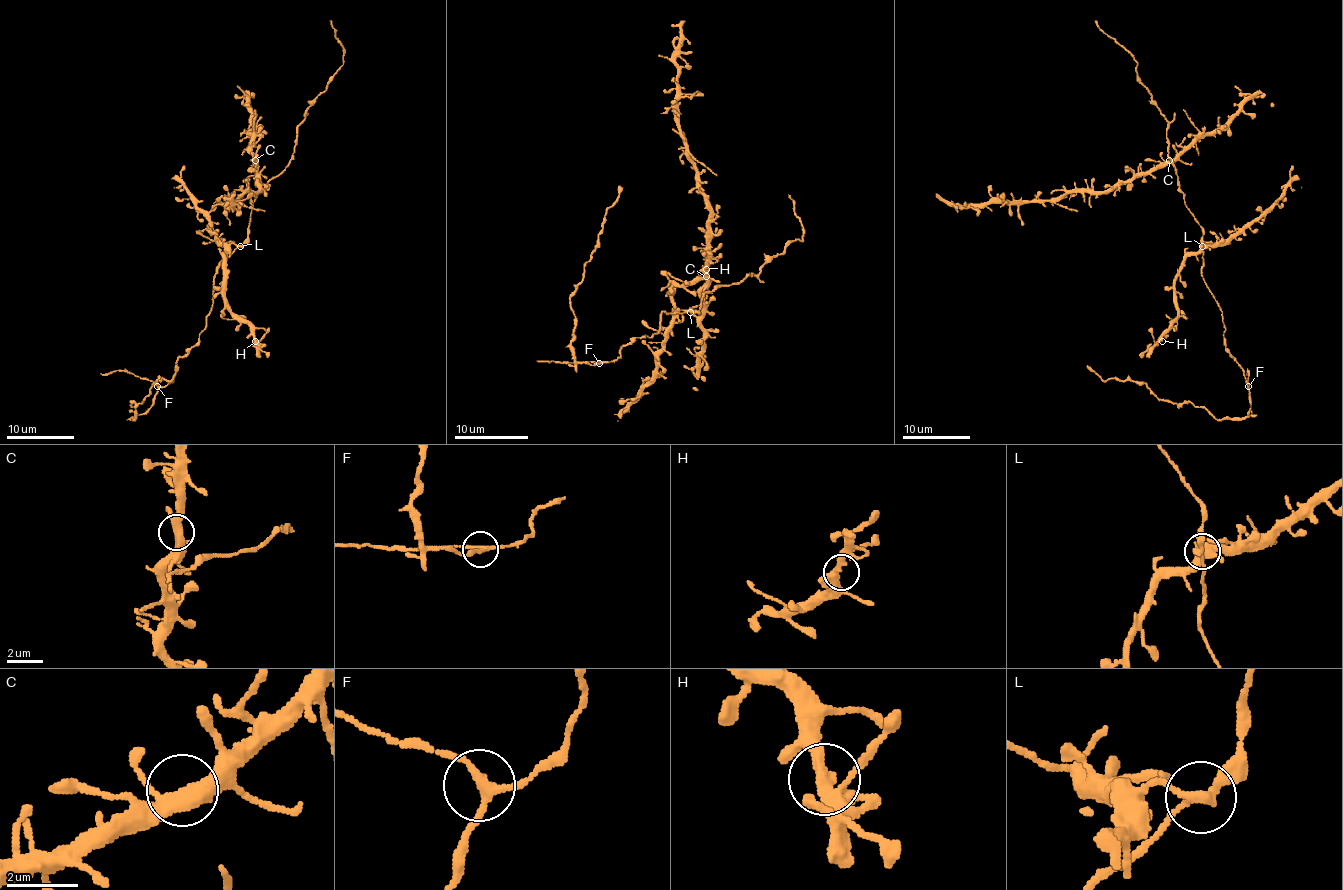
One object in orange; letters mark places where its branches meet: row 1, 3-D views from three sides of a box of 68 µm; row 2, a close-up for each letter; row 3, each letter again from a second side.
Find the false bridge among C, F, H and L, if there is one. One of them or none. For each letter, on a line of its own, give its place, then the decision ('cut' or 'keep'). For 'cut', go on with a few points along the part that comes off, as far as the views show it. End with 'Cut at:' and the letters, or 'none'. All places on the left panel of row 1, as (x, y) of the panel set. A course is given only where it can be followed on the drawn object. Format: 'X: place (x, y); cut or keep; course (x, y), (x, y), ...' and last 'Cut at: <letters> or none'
C: place (255, 160); keep
F: place (157, 386); keep
H: place (255, 341); keep
L: place (240, 246); keep
Cut at: none

